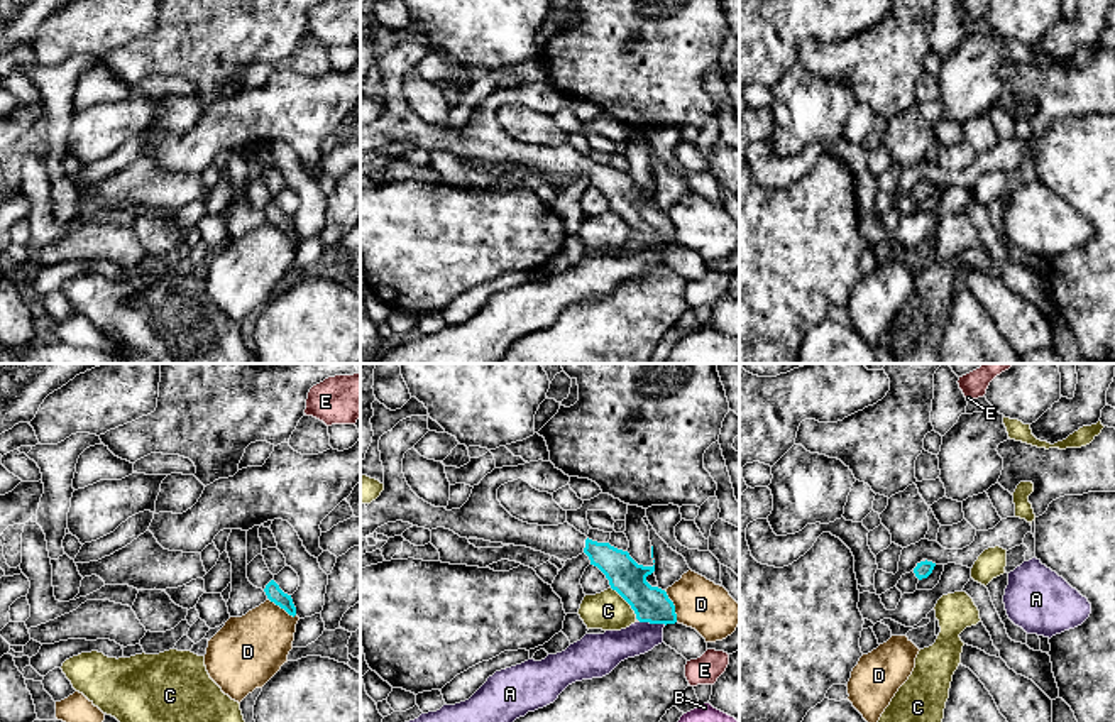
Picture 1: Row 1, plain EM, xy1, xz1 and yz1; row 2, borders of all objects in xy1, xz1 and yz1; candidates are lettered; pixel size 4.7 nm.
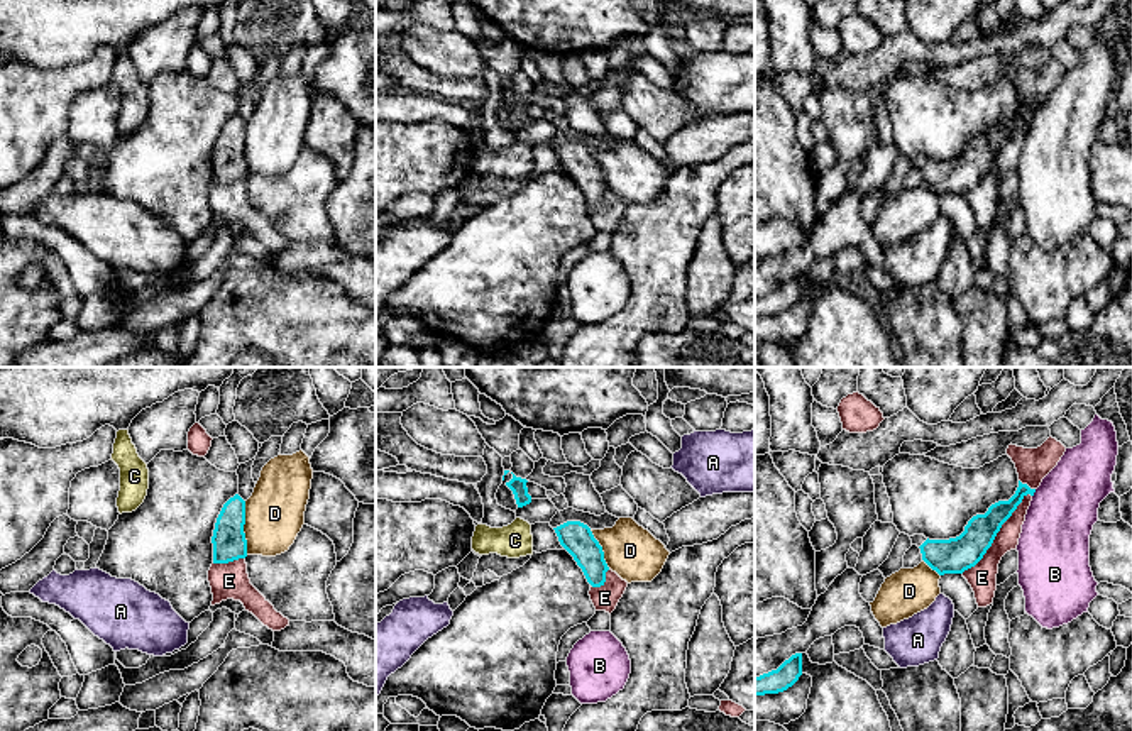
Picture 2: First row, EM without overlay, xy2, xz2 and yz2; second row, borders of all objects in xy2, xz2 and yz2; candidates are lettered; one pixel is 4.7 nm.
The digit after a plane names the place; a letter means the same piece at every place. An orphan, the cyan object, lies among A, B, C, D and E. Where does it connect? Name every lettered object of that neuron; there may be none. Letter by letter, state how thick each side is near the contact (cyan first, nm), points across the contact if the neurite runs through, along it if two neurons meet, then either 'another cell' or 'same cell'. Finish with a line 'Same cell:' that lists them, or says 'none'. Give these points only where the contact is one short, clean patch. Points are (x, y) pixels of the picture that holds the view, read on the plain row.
A: 170/160 nm | along xz1 (640, 242), (665, 246) | another cell
B: 100/320 nm | along yz2 (1036, 110), (1033, 117) | another cell
C: 170/190 nm | along xz1 (611, 208), (637, 239) | another cell
D: 160/280 nm | another cell
E: 170/140 nm | another cell
Same cell: none

